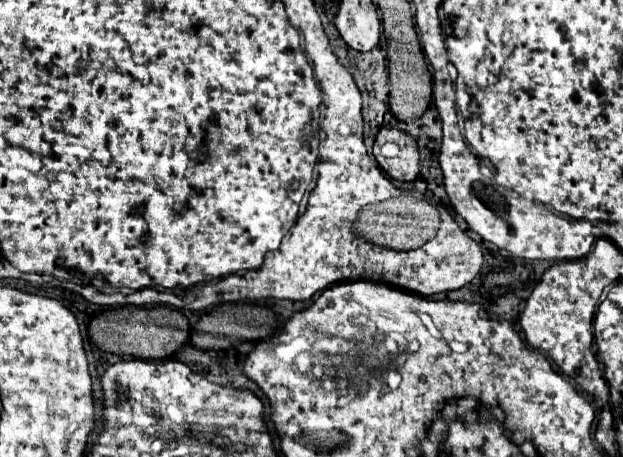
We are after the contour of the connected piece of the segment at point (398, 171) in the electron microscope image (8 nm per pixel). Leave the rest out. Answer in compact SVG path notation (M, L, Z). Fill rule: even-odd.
M383 127L377 137L375 137L375 145L373 145L373 155L377 159L377 163L381 165L381 169L397 179L397 181L415 181L419 175L419 151L417 151L417 143L411 135L407 135L405 131L399 131L395 127ZM383 143L395 143L399 145L399 155L393 159L387 159L381 155L381 145Z

